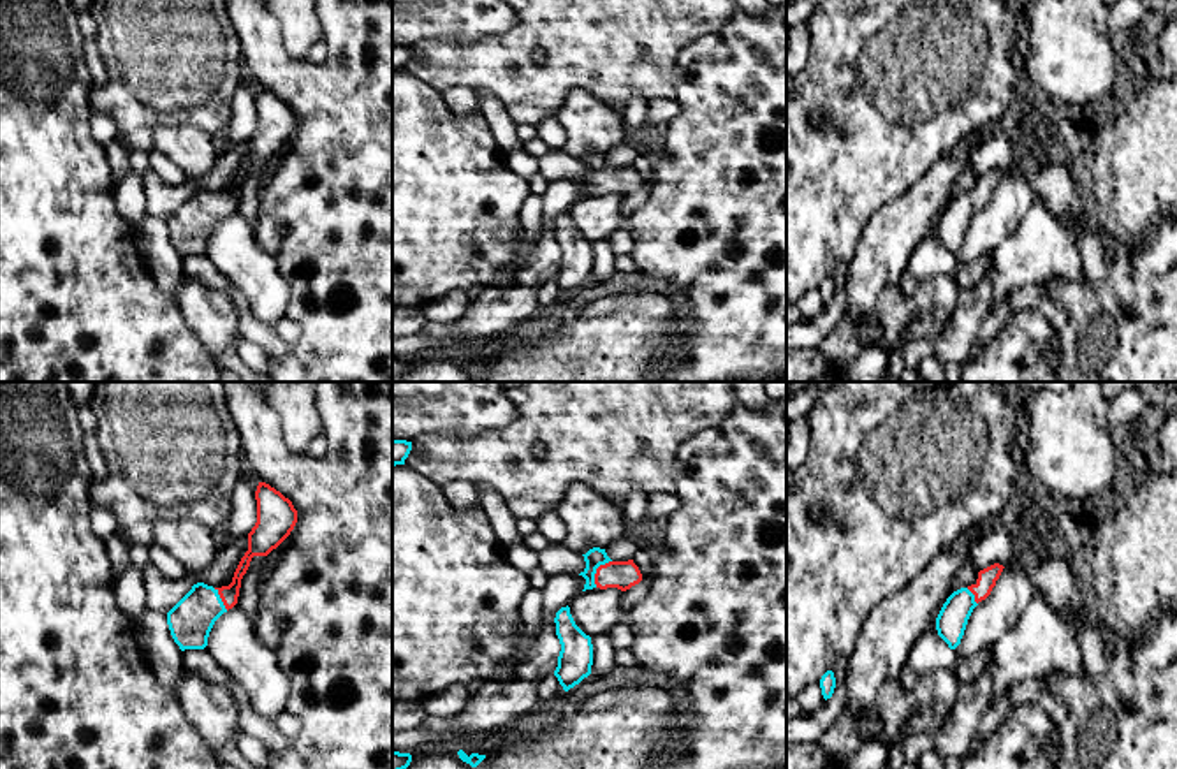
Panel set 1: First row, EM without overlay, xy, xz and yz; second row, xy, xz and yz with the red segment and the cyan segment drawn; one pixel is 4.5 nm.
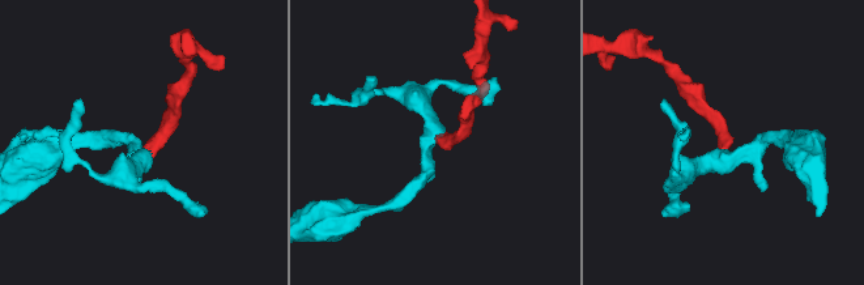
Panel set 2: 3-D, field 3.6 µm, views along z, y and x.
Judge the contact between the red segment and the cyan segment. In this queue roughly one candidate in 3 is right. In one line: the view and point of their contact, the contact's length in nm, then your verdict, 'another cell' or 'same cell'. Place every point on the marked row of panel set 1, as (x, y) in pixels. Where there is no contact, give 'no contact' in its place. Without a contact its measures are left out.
meets red in xz at (597, 571); contact 150 nm long; same cell

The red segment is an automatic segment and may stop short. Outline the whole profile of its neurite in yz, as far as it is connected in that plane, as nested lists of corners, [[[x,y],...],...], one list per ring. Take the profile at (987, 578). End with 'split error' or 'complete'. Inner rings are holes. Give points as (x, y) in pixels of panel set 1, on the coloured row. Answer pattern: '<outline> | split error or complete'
[[[994,563],[980,570],[975,584],[954,591],[943,604],[936,618],[936,630],[950,649],[961,644],[973,609],[991,595],[1003,568],[1003,565]]] | split error

